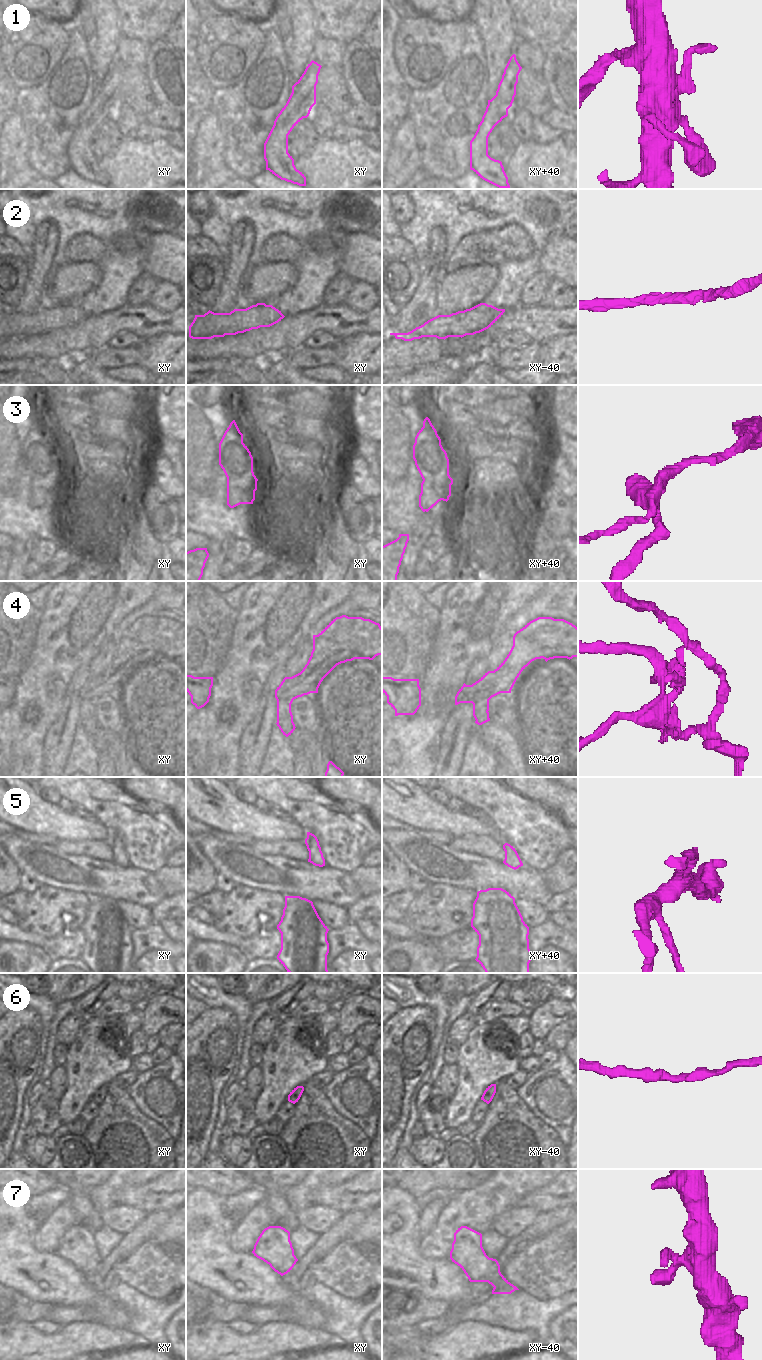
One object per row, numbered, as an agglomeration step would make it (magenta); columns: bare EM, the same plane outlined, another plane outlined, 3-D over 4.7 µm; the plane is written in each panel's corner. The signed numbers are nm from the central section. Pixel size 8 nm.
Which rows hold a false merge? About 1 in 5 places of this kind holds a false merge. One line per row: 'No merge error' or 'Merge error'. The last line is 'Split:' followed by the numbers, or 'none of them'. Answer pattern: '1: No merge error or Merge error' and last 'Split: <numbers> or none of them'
1: No merge error
2: No merge error
3: Merge error
4: Merge error
5: Merge error
6: No merge error
7: No merge error
Split: 3, 4, 5.

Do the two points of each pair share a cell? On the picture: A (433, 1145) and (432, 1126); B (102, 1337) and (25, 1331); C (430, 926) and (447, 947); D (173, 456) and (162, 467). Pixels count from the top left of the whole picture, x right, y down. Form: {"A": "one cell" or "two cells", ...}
{"A": "two cells", "B": "one cell", "C": "two cells", "D": "two cells"}

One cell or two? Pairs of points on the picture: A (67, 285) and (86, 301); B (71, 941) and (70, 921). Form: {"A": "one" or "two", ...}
{"A": "two", "B": "two"}

